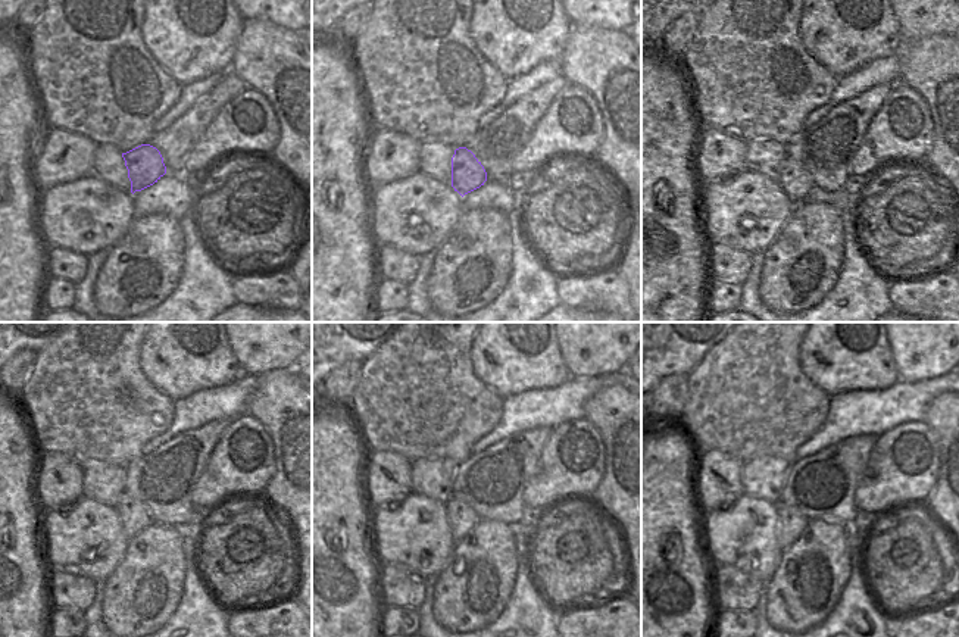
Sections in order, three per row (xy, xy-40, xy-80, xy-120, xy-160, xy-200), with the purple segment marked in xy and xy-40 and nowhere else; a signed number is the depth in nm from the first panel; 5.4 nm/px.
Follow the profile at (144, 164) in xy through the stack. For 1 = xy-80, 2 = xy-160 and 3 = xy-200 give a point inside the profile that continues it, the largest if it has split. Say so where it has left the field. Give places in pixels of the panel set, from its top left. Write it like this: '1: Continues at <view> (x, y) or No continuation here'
1: Continues at xy-80 (794, 181)
2: Continues at xy-160 (461, 518)
3: Continues at xy-200 (792, 522)

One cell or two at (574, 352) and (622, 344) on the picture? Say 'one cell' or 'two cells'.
one cell

